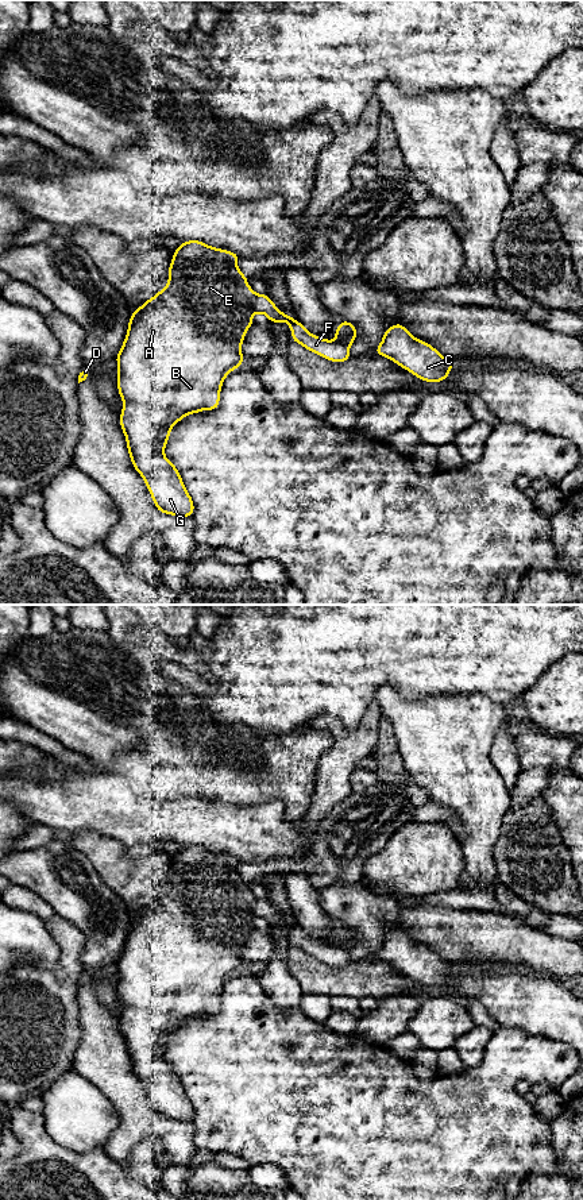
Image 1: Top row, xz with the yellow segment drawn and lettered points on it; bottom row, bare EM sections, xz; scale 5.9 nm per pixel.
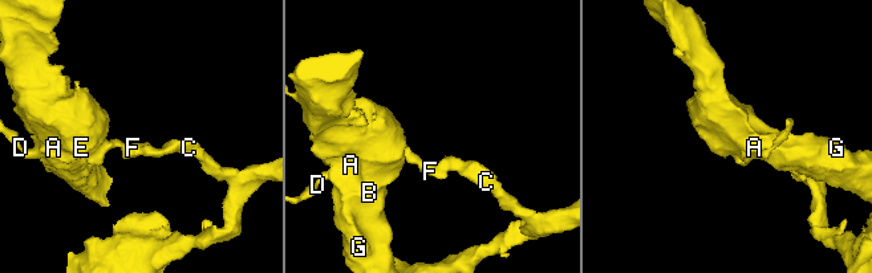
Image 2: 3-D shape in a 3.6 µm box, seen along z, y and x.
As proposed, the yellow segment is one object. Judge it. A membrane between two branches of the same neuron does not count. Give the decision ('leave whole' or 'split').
split

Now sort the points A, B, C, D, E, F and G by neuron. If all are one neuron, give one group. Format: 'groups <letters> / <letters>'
groups A B D E F G / C

